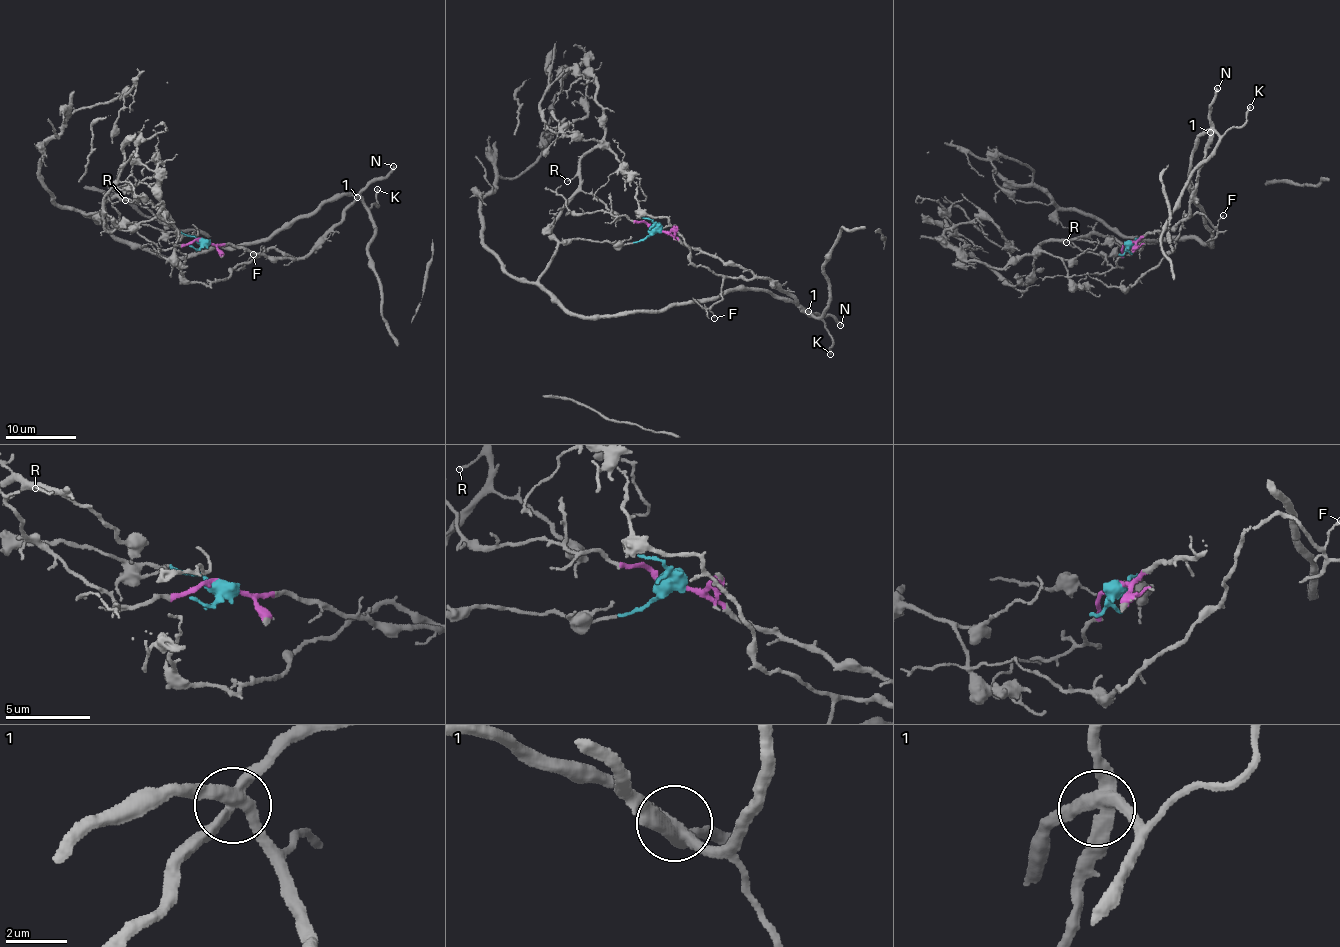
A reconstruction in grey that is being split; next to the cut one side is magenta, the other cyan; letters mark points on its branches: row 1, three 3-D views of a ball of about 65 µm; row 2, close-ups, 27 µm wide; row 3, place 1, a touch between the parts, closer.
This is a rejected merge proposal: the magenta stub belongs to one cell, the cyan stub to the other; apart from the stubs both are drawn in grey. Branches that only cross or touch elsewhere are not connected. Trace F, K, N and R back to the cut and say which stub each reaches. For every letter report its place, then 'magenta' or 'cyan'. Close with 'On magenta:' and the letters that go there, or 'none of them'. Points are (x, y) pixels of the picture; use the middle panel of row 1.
F: (714, 318) | magenta
K: (830, 354) | cyan
N: (840, 325) | magenta
R: (567, 181) | cyan
On magenta: F, N

